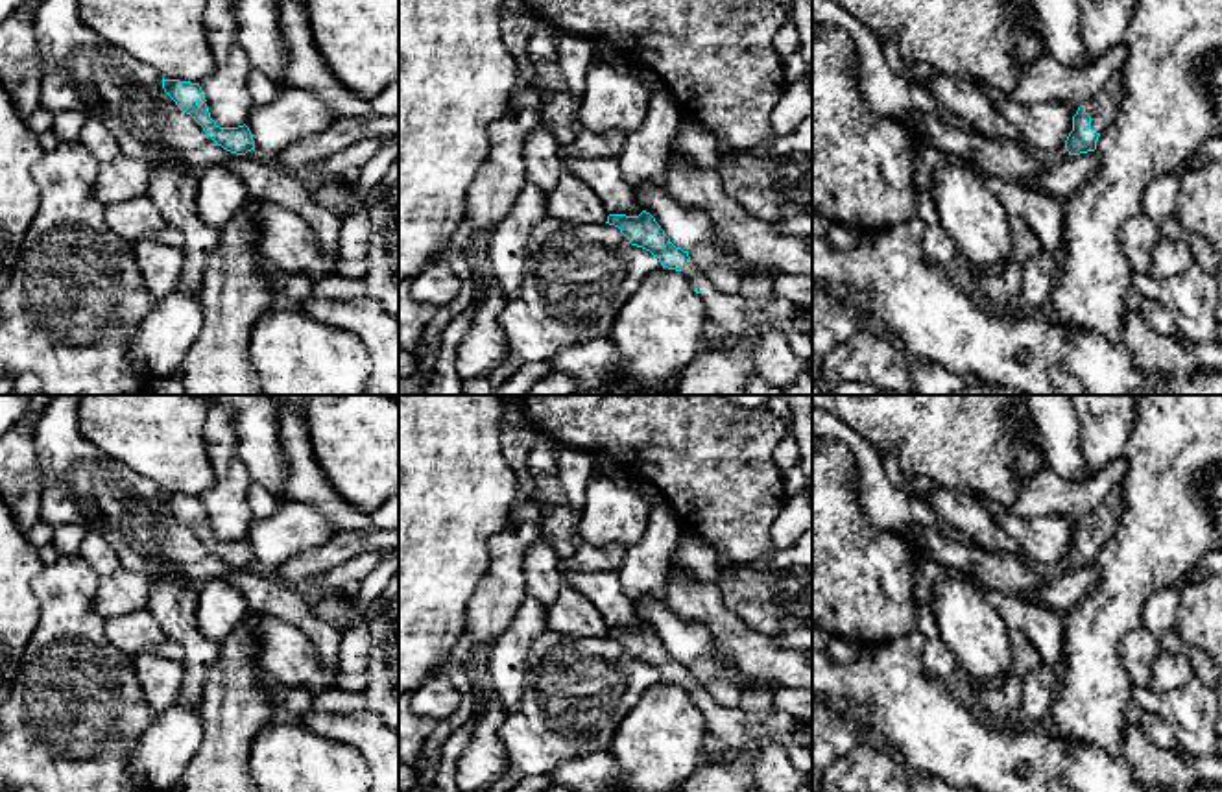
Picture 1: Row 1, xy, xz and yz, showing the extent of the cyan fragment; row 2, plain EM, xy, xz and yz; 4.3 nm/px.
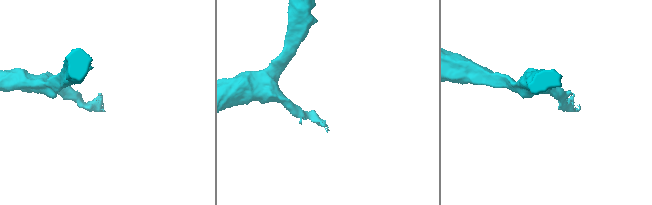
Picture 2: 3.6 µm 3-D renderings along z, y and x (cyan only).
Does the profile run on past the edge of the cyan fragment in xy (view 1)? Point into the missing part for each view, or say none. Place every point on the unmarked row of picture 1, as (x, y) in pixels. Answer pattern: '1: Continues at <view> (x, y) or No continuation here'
1: No continuation here

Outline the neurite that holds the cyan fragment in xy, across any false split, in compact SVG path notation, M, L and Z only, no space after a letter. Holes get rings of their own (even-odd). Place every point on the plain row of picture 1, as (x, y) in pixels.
M162 491L162 502L175 515L175 519L183 526L190 528L203 541L207 550L210 550L223 563L236 569L246 569L255 563L253 548L246 537L238 541L220 541L210 532L199 497Z

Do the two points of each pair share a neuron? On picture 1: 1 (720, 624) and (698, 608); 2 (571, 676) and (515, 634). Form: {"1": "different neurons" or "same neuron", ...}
{"1": "same neuron", "2": "different neurons"}

